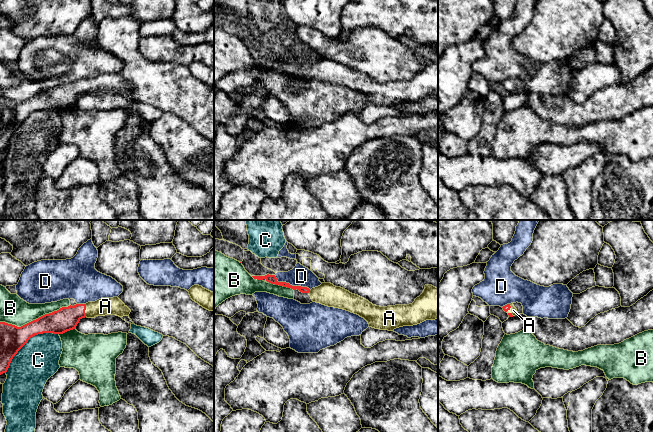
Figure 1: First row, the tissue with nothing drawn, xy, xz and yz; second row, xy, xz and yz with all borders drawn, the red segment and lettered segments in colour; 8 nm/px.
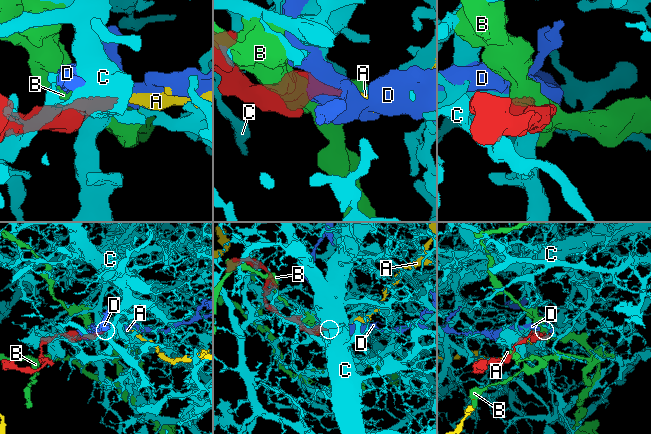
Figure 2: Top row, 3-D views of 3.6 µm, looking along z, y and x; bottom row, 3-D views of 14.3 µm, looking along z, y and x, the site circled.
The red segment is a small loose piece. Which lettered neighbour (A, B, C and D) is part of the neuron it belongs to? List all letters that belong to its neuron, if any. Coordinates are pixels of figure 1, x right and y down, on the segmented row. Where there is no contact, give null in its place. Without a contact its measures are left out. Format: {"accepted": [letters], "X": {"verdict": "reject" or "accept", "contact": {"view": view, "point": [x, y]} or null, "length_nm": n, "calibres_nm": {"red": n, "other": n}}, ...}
{"accepted": ["A"], "A": {"verdict": "accept", "contact": {"view": "xy", "point": [85, 309]}, "length_nm": 100, "calibres_nm": {"red": 190, "other": 140}}, "B": {"verdict": "reject", "contact": {"view": "xy", "point": [36, 319]}, "length_nm": 600, "calibres_nm": {"red": 200, "other": 220}}, "C": {"verdict": "reject", "contact": {"view": "xy", "point": [27, 341]}, "length_nm": 550, "calibres_nm": {"red": 200, "other": 320}}, "D": {"verdict": "reject", "contact": {"view": "xz", "point": [291, 285]}, "length_nm": 320, "calibres_nm": {"red": 70, "other": 160}}}

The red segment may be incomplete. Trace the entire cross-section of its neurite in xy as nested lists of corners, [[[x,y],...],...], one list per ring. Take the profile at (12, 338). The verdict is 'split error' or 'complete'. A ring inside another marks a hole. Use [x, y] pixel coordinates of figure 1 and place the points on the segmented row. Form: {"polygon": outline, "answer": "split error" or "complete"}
{"polygon": [[[101,298],[95,302],[86,304],[76,304],[74,306],[62,307],[57,311],[45,314],[21,327],[0,322],[0,375],[6,373],[13,357],[28,342],[28,340],[38,334],[53,333],[63,334],[76,328],[82,318],[94,318],[96,316],[116,315],[119,317],[129,316],[131,310],[118,298]]], "answer": "split error"}

